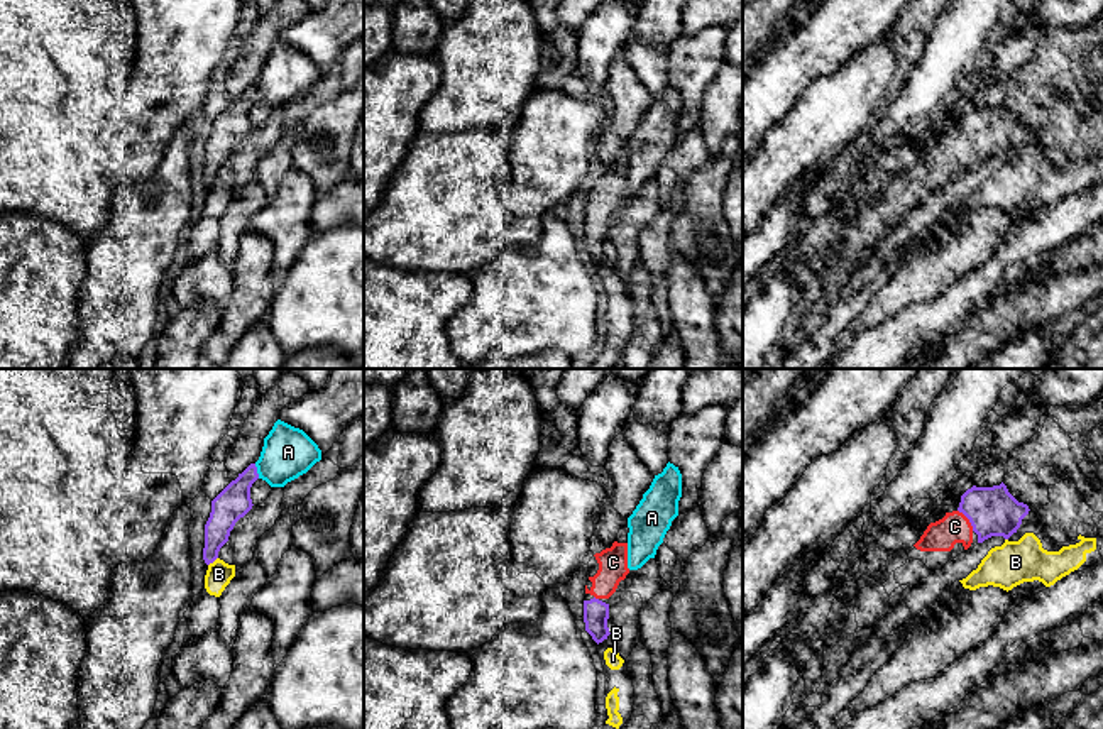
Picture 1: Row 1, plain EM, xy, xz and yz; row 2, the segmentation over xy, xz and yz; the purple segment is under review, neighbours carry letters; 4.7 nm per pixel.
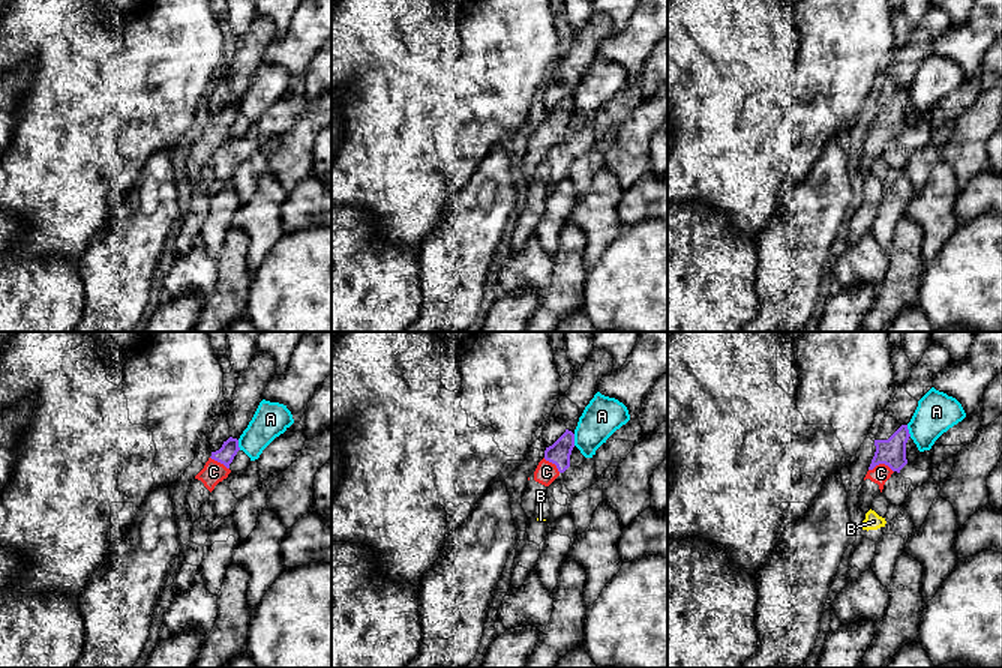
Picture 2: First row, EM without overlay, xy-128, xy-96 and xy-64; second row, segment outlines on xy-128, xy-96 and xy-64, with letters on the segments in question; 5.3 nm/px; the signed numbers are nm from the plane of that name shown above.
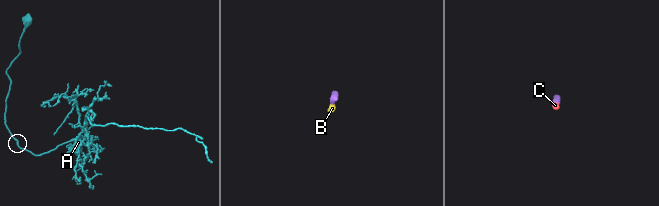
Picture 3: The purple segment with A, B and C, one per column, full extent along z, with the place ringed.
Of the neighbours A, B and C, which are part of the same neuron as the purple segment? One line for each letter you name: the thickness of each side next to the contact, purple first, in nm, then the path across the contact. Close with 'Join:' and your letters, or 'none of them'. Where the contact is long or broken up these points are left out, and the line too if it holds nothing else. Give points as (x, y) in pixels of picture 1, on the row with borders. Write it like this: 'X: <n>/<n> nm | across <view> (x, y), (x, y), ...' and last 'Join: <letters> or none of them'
C: 240/150 nm | across yz (993, 511), (976, 511), (968, 518), (954, 526)
Join: C

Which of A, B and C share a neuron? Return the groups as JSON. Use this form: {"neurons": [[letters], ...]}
{"neurons": [["A"], ["B"], ["C"]]}

